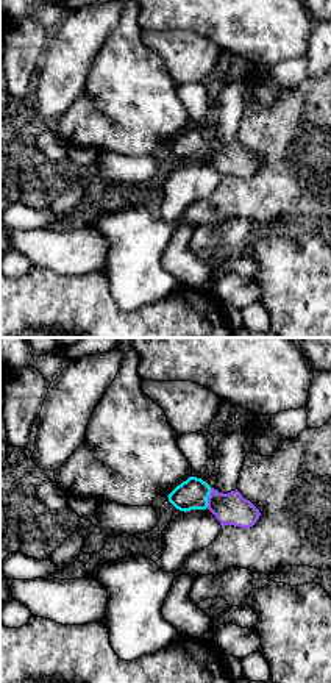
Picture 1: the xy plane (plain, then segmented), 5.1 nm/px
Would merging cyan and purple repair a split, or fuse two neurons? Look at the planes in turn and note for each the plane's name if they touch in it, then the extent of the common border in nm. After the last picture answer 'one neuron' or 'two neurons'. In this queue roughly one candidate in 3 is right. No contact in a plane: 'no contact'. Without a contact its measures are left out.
xy | 110 nm

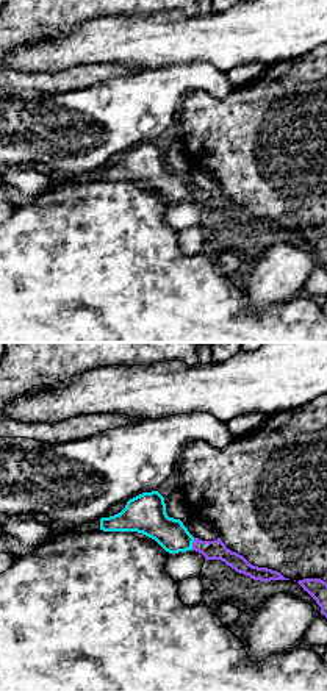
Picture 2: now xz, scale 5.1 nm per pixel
xz | 70 nm

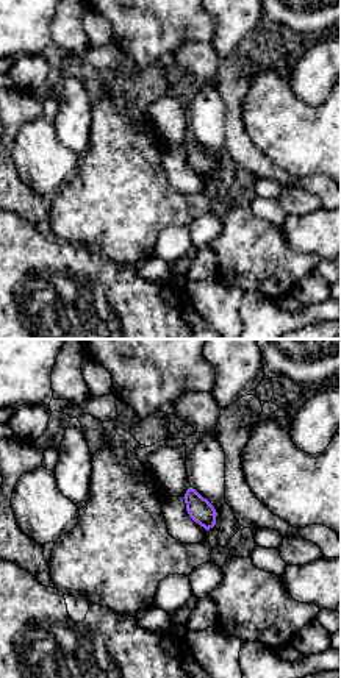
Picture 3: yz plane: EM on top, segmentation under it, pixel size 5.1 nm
no contact

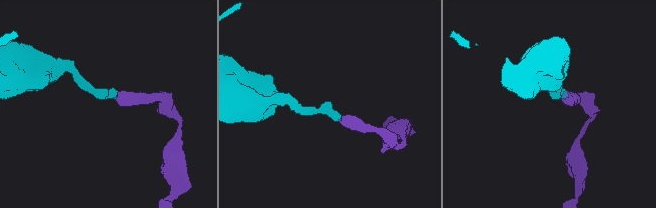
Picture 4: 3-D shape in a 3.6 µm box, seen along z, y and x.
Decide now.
one neuron

